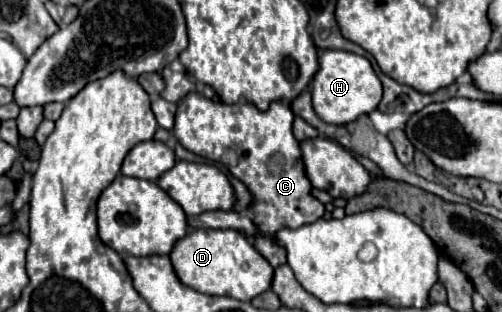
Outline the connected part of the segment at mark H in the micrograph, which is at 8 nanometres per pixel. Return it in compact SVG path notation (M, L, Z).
M326 49L318 59L318 71L312 79L312 107L316 115L334 125L346 125L360 115L372 113L382 97L382 85L370 61L362 55L338 49Z

